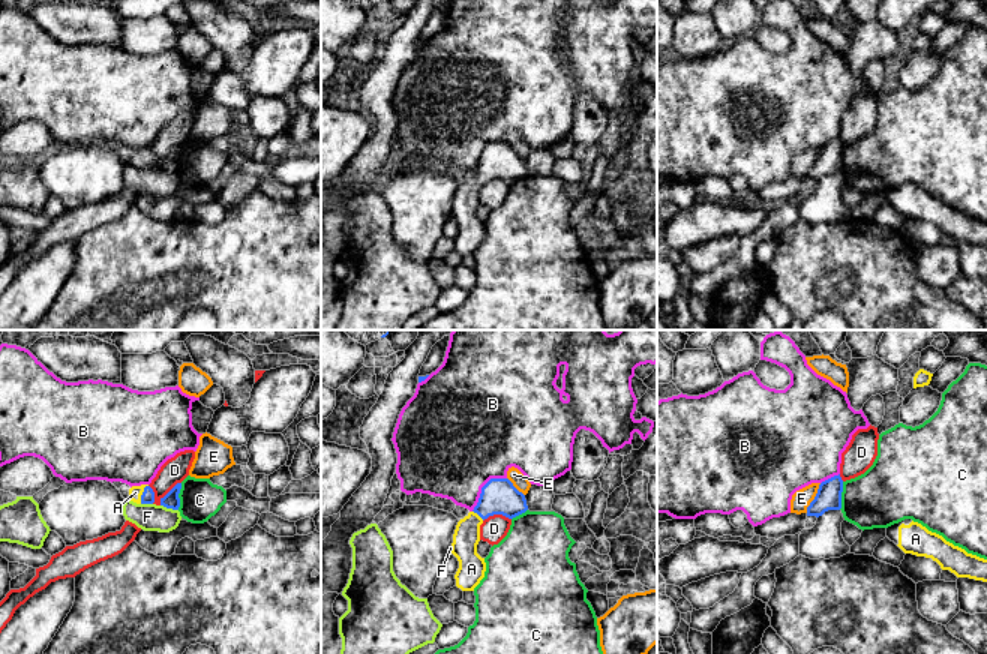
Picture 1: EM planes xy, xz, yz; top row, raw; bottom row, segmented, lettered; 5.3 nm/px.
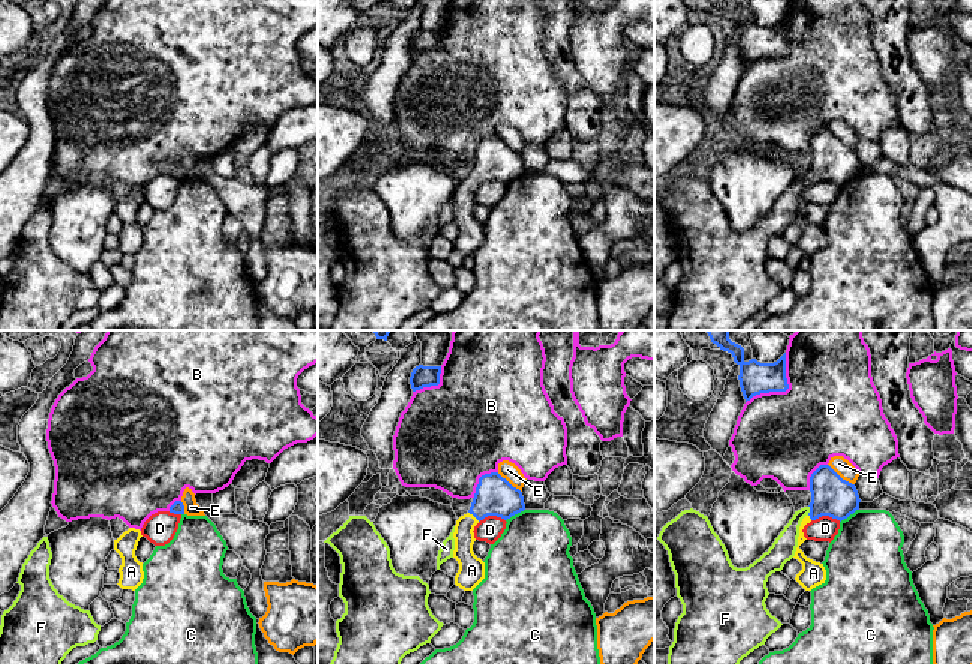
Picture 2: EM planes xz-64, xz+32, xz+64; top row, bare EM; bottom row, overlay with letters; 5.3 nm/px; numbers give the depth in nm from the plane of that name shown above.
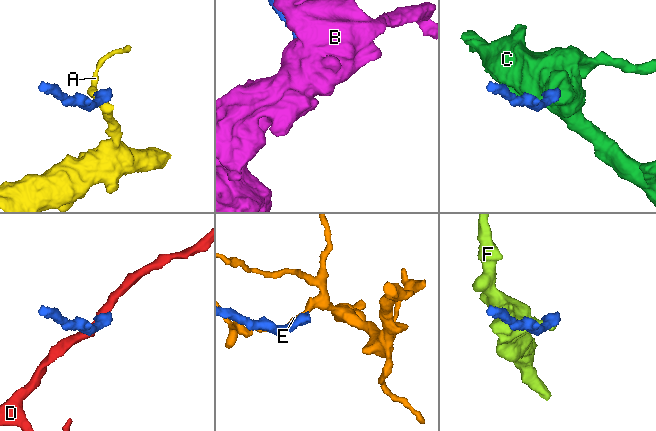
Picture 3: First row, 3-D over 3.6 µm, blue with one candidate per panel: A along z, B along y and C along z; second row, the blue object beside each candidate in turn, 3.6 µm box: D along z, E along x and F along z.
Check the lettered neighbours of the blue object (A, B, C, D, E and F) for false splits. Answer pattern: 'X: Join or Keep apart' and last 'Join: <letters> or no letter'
A: Join
B: Keep apart
C: Keep apart
D: Keep apart
E: Keep apart
F: Keep apart
Join: A

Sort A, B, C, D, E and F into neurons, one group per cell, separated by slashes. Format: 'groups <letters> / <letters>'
groups A / B / C / D / E / F

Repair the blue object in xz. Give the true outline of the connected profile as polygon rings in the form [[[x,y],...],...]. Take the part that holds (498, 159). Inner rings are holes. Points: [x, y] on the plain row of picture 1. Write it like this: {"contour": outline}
{"contour": [[[490,142],[483,152],[477,170],[456,189],[452,218],[459,225],[456,250],[474,255],[484,242],[486,226],[477,218],[480,189],[494,178],[513,183],[528,174],[525,159],[508,142]]]}

